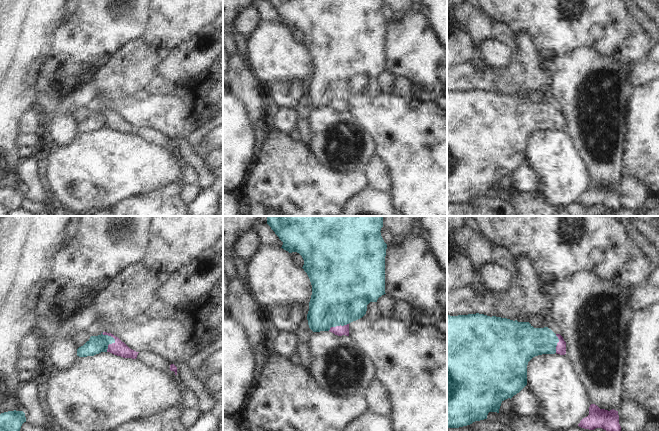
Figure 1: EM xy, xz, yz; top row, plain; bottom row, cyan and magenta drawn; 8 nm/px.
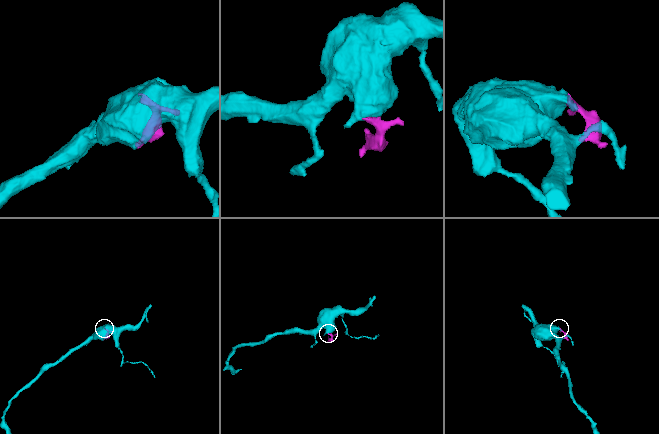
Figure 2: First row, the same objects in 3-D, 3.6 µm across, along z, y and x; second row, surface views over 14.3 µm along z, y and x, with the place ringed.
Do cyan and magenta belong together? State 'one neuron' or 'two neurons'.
one neuron

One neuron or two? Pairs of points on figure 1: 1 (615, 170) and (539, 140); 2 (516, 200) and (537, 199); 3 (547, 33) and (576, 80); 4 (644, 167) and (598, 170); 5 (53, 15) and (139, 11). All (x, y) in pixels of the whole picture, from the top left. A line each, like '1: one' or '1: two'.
1: two
2: one
3: two
4: two
5: two

